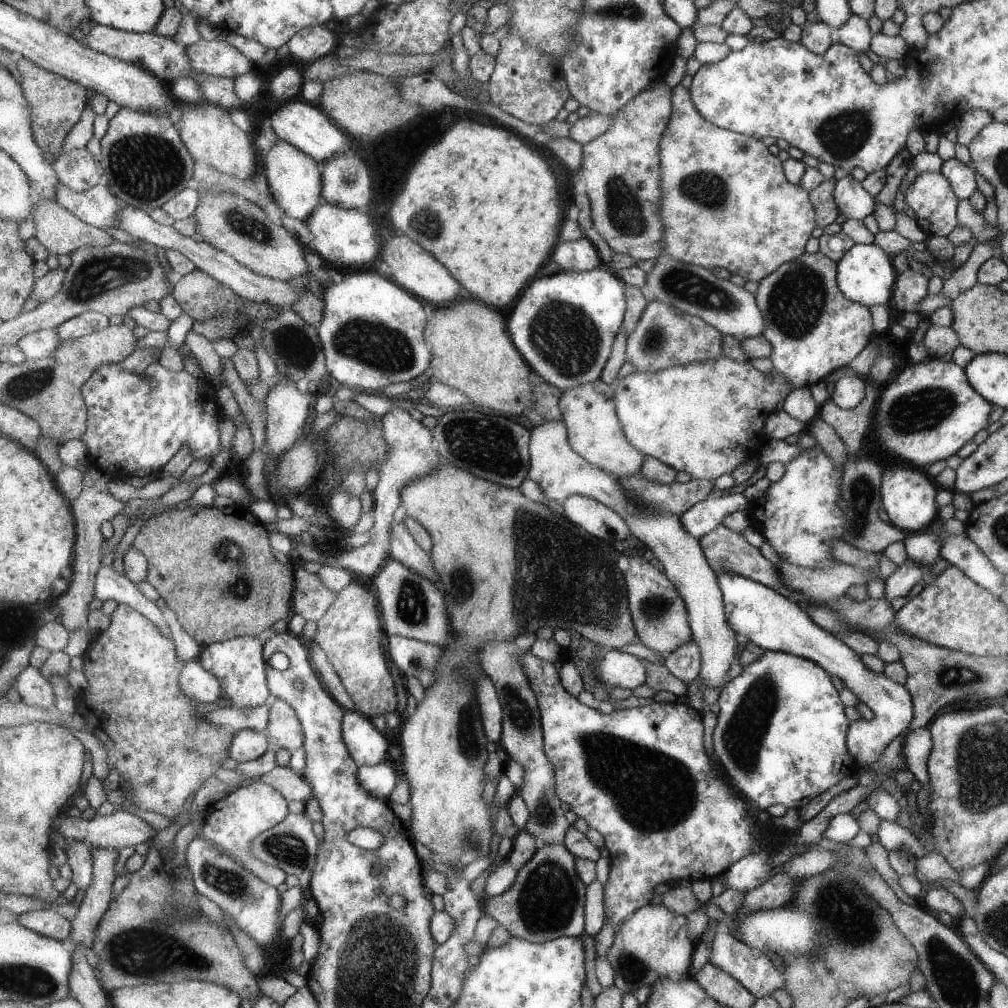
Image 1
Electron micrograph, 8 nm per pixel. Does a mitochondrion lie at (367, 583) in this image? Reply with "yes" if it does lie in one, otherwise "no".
no

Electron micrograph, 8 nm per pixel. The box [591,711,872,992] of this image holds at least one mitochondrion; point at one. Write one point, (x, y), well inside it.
(633, 969)

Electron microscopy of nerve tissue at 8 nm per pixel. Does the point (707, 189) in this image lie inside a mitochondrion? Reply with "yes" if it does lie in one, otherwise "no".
yes

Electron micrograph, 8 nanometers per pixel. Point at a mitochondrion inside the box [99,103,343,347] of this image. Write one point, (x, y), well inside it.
(146, 167)

